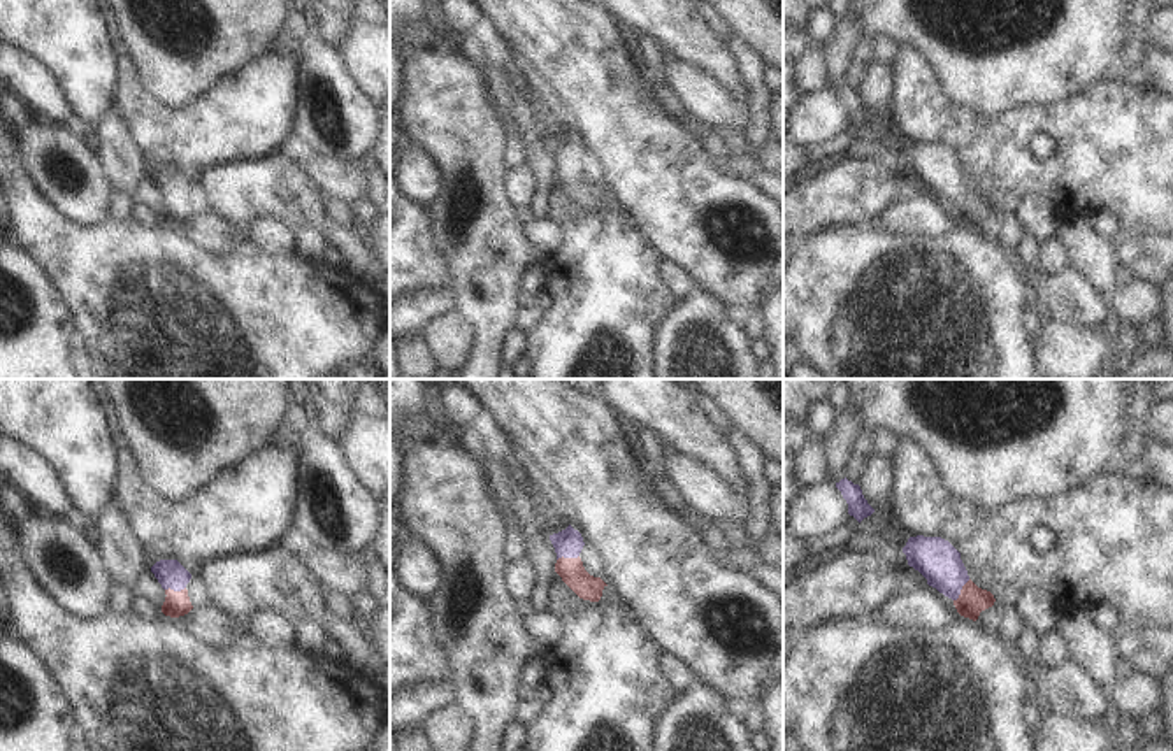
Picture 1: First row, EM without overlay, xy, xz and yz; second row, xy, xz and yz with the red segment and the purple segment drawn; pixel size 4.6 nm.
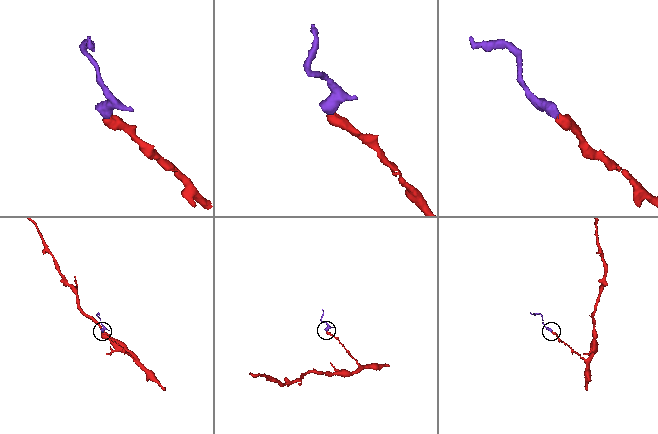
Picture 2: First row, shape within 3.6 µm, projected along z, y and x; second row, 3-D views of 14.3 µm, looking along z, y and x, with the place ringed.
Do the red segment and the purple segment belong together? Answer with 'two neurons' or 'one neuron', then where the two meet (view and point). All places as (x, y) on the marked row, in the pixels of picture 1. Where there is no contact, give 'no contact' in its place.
one neuron | yz (961, 590)

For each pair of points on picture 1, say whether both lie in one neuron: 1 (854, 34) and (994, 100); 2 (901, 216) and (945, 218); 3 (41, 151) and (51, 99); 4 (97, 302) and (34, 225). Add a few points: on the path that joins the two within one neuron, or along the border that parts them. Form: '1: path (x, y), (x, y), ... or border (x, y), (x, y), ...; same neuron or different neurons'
1: border (856, 18), (863, 35); different neurons
2: path (912, 216), (935, 218); same neuron
3: border (28, 113), (62, 123); different neurons
4: path (92, 283), (53, 244); same neuron

